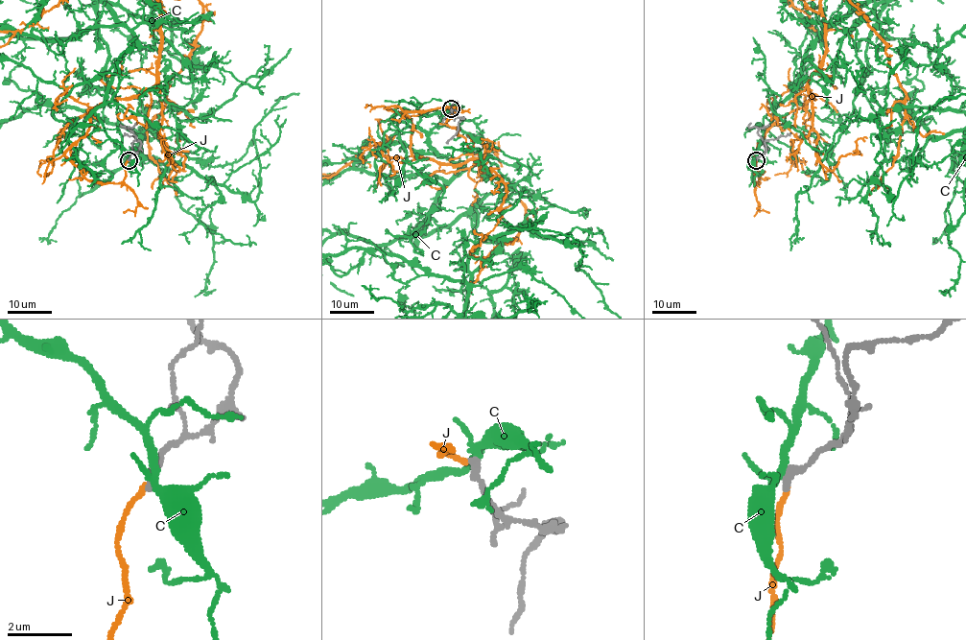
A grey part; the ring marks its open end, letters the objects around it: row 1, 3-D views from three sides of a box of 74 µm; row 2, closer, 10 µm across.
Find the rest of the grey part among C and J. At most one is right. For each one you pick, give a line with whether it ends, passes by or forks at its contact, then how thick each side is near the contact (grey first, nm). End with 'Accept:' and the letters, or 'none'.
Accept: none

